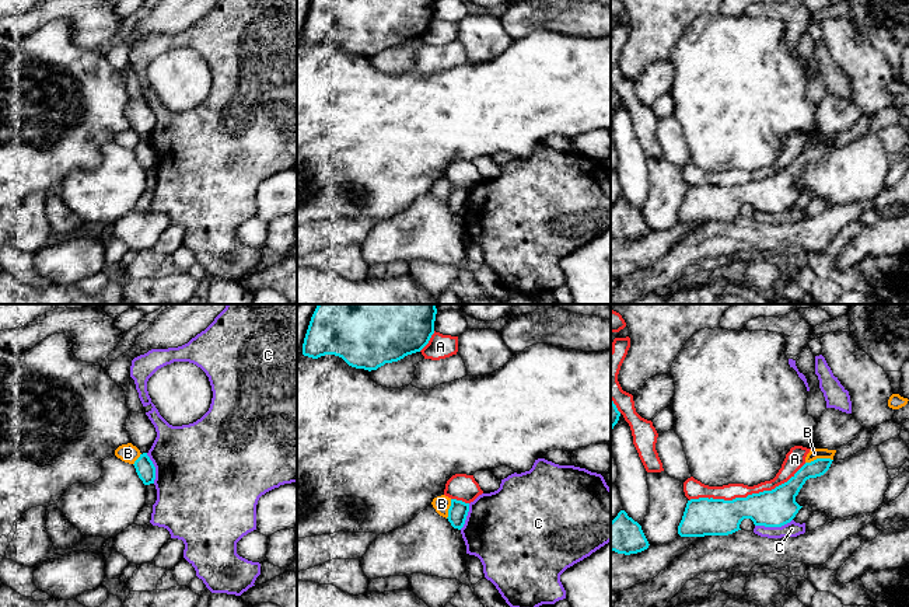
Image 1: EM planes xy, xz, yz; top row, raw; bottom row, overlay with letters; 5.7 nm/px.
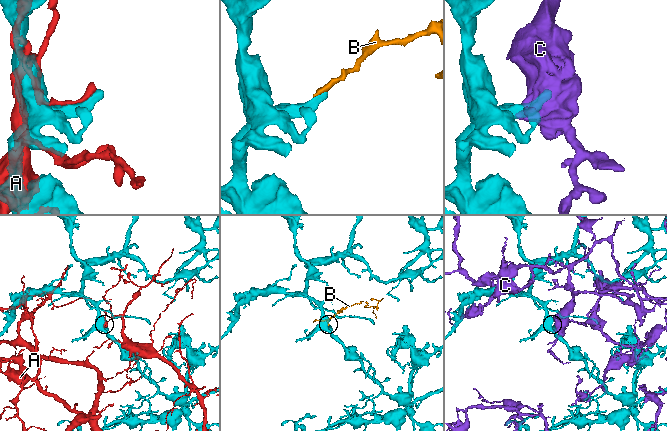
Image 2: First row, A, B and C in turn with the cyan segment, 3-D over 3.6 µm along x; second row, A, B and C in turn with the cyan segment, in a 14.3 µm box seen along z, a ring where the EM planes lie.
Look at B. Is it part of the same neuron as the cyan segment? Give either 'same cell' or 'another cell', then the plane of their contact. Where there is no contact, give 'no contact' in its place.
another cell | yz

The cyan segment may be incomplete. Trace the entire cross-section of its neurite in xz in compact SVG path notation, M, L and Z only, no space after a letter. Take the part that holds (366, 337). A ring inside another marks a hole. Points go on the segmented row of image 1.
M318 304L303 355L335 355L352 367L377 370L420 352L434 334L436 314L436 304Z

